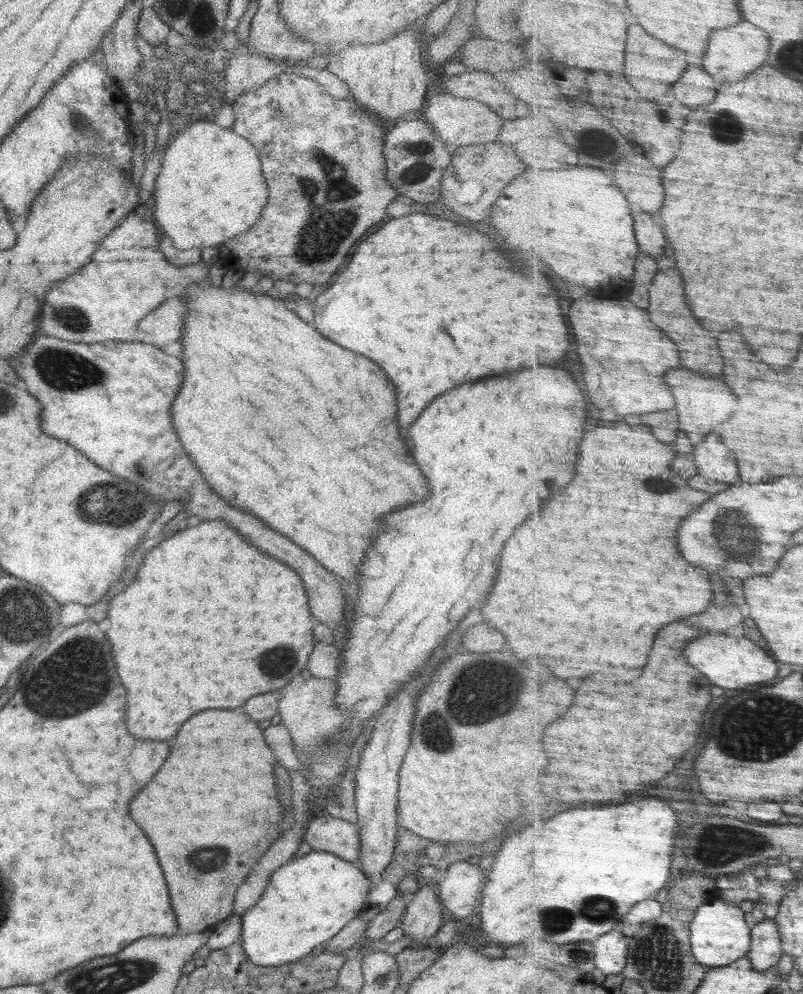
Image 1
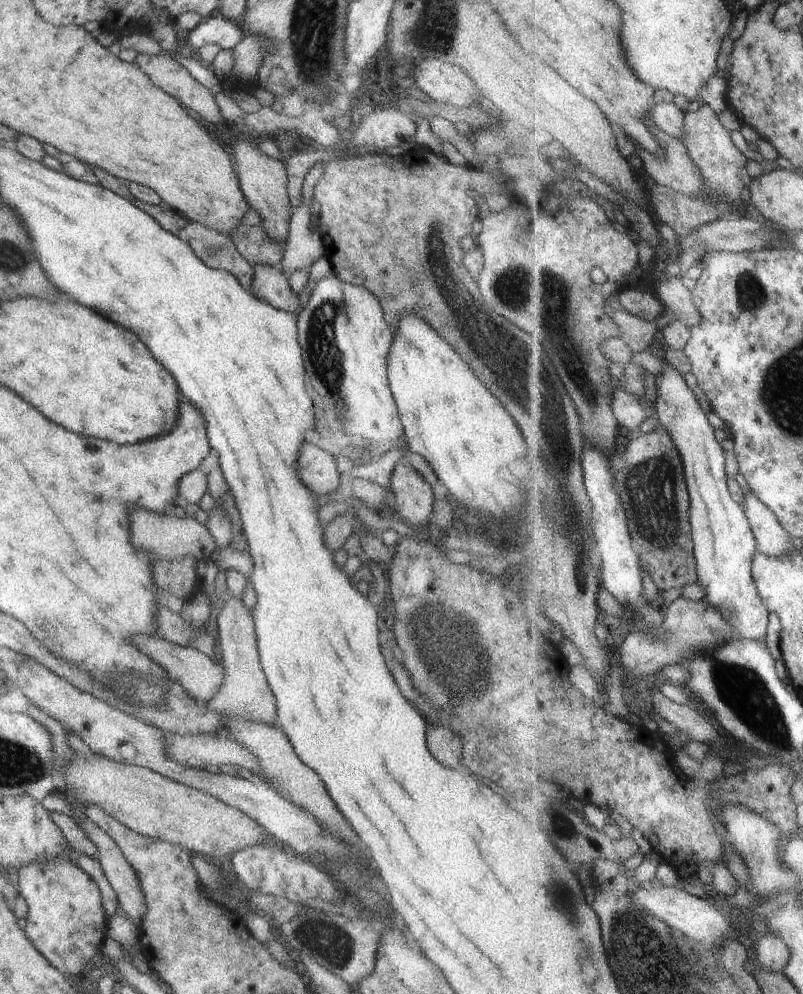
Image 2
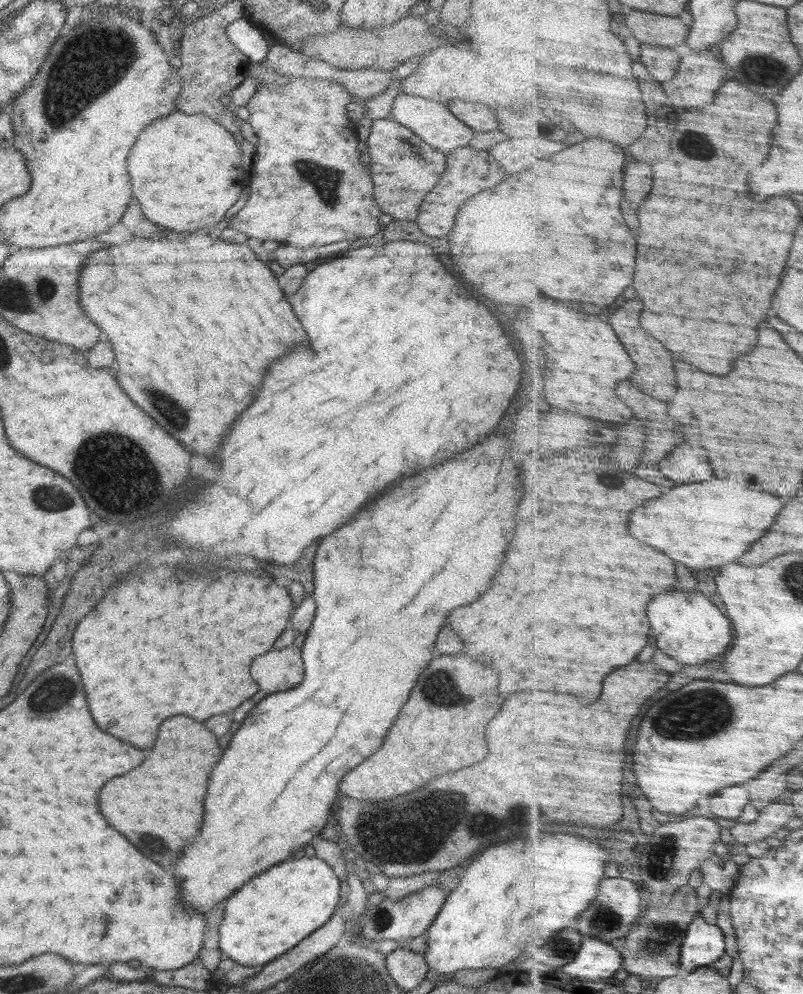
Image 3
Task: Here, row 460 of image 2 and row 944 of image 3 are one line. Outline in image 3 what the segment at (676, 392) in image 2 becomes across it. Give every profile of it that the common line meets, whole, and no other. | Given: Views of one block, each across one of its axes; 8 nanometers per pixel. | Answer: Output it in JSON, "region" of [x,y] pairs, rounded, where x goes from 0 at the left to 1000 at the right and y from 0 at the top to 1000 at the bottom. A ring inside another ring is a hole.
{"region":[[[874,920],[867,923],[851,952],[851,979],[887,972],[904,961],[904,940]]]}

